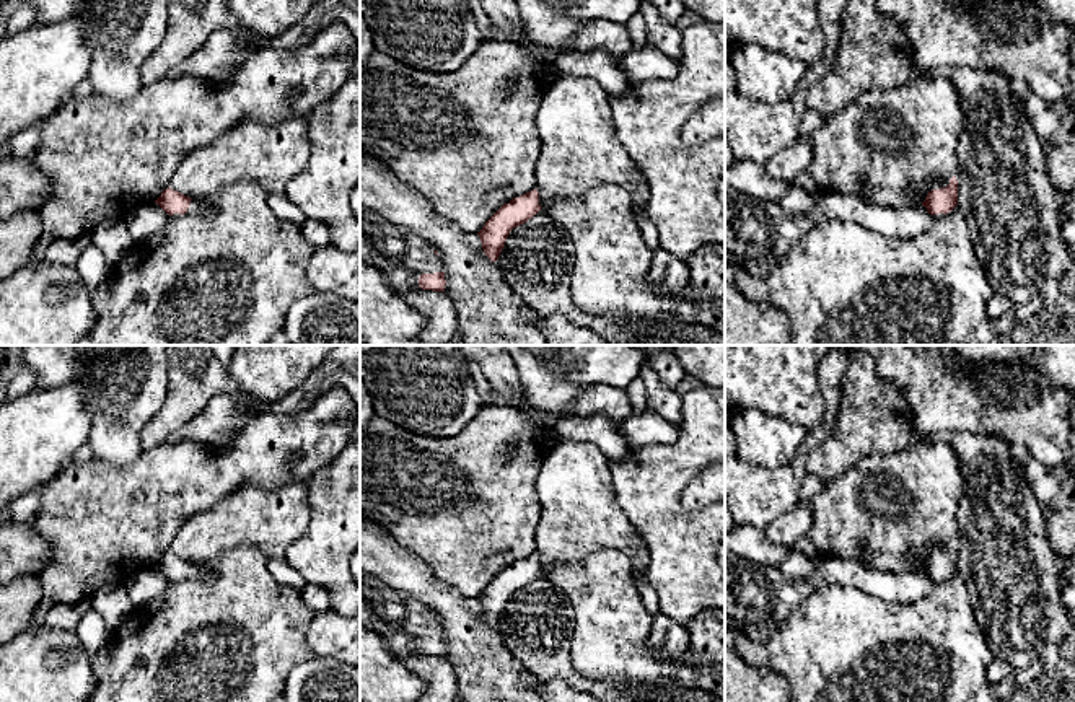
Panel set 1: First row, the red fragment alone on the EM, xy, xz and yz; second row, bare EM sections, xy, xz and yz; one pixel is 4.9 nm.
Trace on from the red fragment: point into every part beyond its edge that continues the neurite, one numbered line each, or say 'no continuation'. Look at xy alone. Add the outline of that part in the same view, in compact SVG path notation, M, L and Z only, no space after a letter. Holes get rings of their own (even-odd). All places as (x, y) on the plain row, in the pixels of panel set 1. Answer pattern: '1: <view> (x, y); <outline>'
1: xy (196, 570); M192 564L187 578L202 578L205 581L213 581L217 577L207 568L207 565Z

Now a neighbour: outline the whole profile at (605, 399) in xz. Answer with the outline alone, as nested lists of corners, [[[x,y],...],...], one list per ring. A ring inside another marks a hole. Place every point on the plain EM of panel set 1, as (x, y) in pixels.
[[[596,383],[583,389],[580,399],[560,414],[549,414],[531,404],[513,404],[492,391],[487,406],[511,406],[520,409],[531,422],[552,430],[564,419],[585,419],[590,415],[604,415],[612,425],[619,427],[634,414],[629,394],[622,388],[606,383]]]

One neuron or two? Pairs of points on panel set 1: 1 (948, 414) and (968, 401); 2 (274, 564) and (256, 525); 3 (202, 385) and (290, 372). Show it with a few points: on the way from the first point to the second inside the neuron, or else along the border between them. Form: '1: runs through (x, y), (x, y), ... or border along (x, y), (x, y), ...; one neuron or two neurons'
1: runs through (953, 409), (963, 401); one neuron
2: border along (282, 556), (267, 559); two neurons
3: border along (225, 367), (238, 388); two neurons

